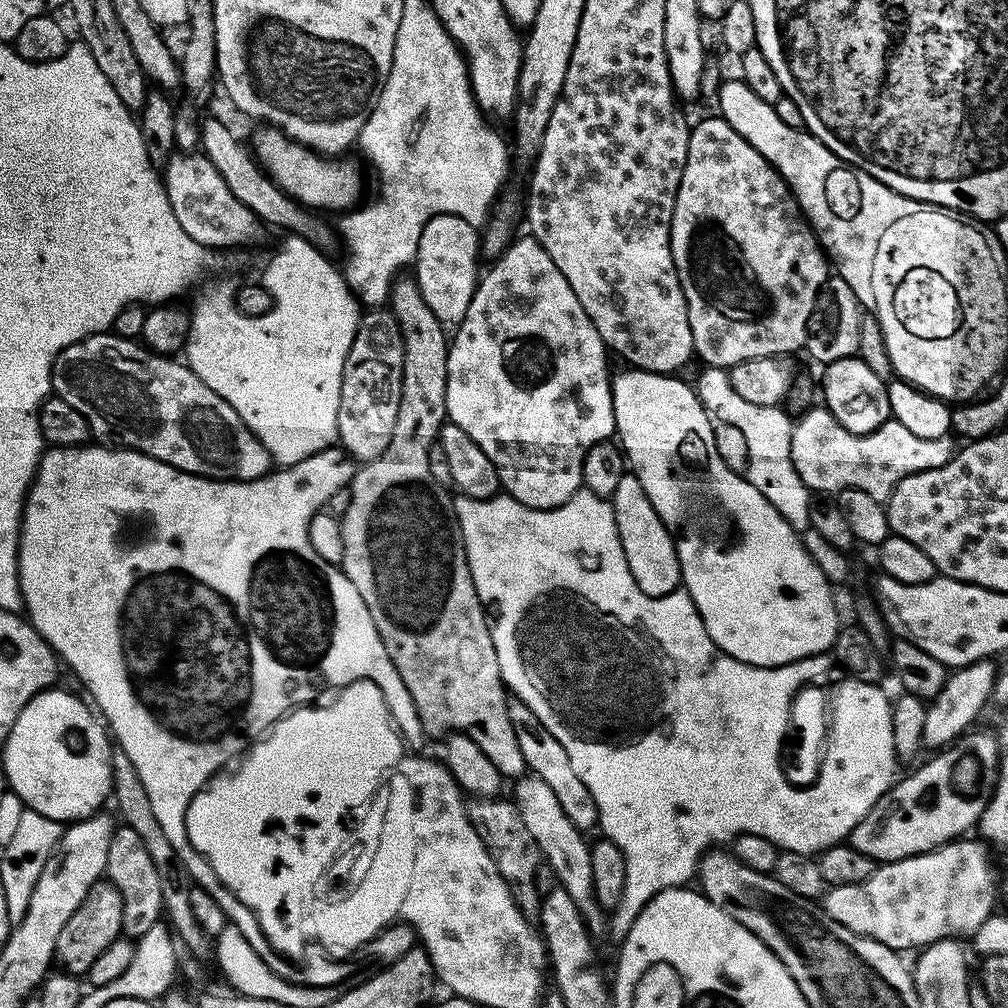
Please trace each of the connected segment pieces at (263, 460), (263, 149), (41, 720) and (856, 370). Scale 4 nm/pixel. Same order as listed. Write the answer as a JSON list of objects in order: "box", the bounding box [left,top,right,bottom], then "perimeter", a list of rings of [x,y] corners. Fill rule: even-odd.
[{"box":[52,331,274,480],"perimeter":[[[111,331],[99,332],[93,336],[87,336],[84,340],[79,340],[77,344],[71,344],[66,350],[60,352],[59,358],[54,362],[52,367],[52,391],[55,395],[62,398],[62,402],[66,402],[66,406],[74,406],[74,410],[78,410],[78,414],[82,414],[82,418],[88,420],[88,430],[93,437],[96,436],[97,441],[108,442],[113,436],[117,445],[131,448],[134,452],[141,452],[150,458],[154,458],[158,462],[166,462],[170,466],[174,466],[179,472],[189,472],[191,476],[207,476],[210,480],[260,480],[267,476],[273,467],[274,461],[269,456],[266,446],[262,446],[262,442],[245,426],[242,418],[238,418],[238,414],[234,410],[234,406],[227,404],[222,398],[218,398],[218,394],[214,394],[214,390],[210,390],[210,386],[206,386],[206,382],[202,382],[202,378],[198,378],[198,374],[194,374],[188,369],[187,363],[181,362],[179,359],[169,358],[166,356],[157,356],[148,351],[147,348],[141,346],[136,340],[127,340],[121,336],[113,334]]]},{"box":[255,126,364,214],"perimeter":[[[264,126],[261,129],[256,136],[255,159],[287,196],[309,210],[325,208],[328,212],[336,212],[335,214],[355,209],[361,203],[360,195],[364,192],[364,176],[354,161],[344,160],[348,158],[322,156],[306,145],[291,140],[279,128]]]},{"box":[2,686,114,822],"perimeter":[[[53,686],[46,692],[39,692],[18,714],[8,735],[8,741],[2,746],[2,776],[8,781],[9,789],[14,796],[16,792],[17,798],[24,803],[25,809],[46,814],[46,818],[54,818],[61,822],[75,822],[96,815],[105,807],[104,803],[109,803],[112,795],[114,744],[97,713],[85,704],[74,693],[63,692],[60,686]]]},{"box":[823,355,892,434],"perimeter":[[[859,355],[830,362],[823,372],[823,407],[827,408],[828,413],[850,434],[870,434],[890,419],[892,411],[885,377],[874,374],[874,370],[870,370],[870,366],[866,366],[866,362],[862,362]]]}]

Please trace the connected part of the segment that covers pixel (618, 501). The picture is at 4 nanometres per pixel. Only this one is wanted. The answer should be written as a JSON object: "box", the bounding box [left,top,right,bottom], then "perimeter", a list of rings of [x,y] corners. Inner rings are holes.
{"box":[610,474,681,596],"perimeter":[[[625,474],[618,482],[618,490],[610,497],[614,510],[614,522],[618,526],[618,542],[622,542],[622,554],[626,554],[626,566],[634,574],[638,590],[647,596],[668,596],[681,587],[680,563],[676,553],[676,541],[662,522],[658,510],[654,510],[642,482],[631,474]]]}

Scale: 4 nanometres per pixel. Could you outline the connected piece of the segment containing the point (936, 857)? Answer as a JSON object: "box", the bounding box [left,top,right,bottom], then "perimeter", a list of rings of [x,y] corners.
{"box":[822,838,996,954],"perimeter":[[[957,838],[950,844],[944,844],[940,848],[935,848],[933,852],[923,852],[917,856],[911,856],[905,860],[899,860],[893,864],[880,864],[876,872],[870,875],[865,881],[858,884],[838,884],[829,887],[822,897],[823,915],[834,918],[834,922],[838,922],[842,926],[846,926],[846,930],[850,930],[859,936],[870,938],[874,942],[882,942],[882,946],[893,948],[894,951],[901,954],[907,953],[907,948],[916,948],[915,950],[923,950],[928,945],[938,942],[939,940],[946,940],[949,938],[968,938],[975,937],[976,931],[988,921],[989,916],[993,915],[996,904],[996,872],[992,869],[992,856],[987,843],[981,842],[979,839],[968,840],[972,838]]]}

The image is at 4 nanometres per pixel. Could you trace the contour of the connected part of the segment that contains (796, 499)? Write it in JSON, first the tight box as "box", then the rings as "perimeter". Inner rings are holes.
{"box":[696,366,812,534],"perimeter":[[[706,366],[696,381],[697,396],[704,404],[717,423],[735,426],[745,435],[749,447],[747,470],[744,473],[747,480],[786,518],[788,525],[803,534],[808,531],[810,524],[810,510],[812,504],[810,489],[804,485],[802,478],[794,470],[794,462],[790,454],[792,441],[793,421],[786,416],[787,411],[781,407],[757,406],[746,399],[739,397],[734,388],[730,386],[727,371],[722,368]]]}

